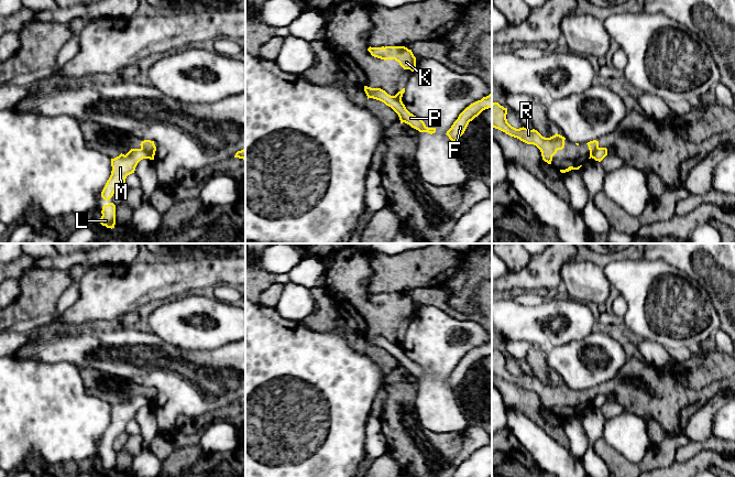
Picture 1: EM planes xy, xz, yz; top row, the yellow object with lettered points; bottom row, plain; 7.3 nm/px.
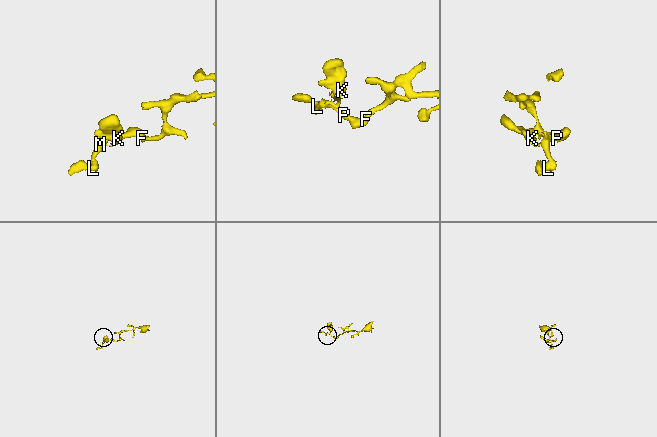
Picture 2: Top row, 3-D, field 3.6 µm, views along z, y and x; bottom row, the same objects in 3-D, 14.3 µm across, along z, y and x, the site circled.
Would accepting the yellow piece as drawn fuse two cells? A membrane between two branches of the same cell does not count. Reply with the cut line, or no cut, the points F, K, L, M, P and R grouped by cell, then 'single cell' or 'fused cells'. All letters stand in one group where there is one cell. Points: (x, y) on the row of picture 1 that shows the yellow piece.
cut in xy along (141, 148), (153, 155); F L M P / K R; fused cells

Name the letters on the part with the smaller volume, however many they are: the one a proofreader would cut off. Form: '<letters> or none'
K, R

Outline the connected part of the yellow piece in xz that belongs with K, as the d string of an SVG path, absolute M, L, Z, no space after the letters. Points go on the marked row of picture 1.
M382 46L382 47L369 47L368 51L372 56L381 59L395 59L404 69L415 71L416 57L412 50L405 46Z

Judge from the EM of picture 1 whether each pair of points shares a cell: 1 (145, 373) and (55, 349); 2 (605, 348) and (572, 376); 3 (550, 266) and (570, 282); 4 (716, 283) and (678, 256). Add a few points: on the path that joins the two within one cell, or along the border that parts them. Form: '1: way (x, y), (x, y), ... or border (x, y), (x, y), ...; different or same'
1: way (123, 351), (112, 349), (77, 349); same
2: way (598, 356), (580, 368); same
3: border (573, 259), (566, 262), (560, 270), (561, 286); different
4: way (706, 273), (688, 256); same

